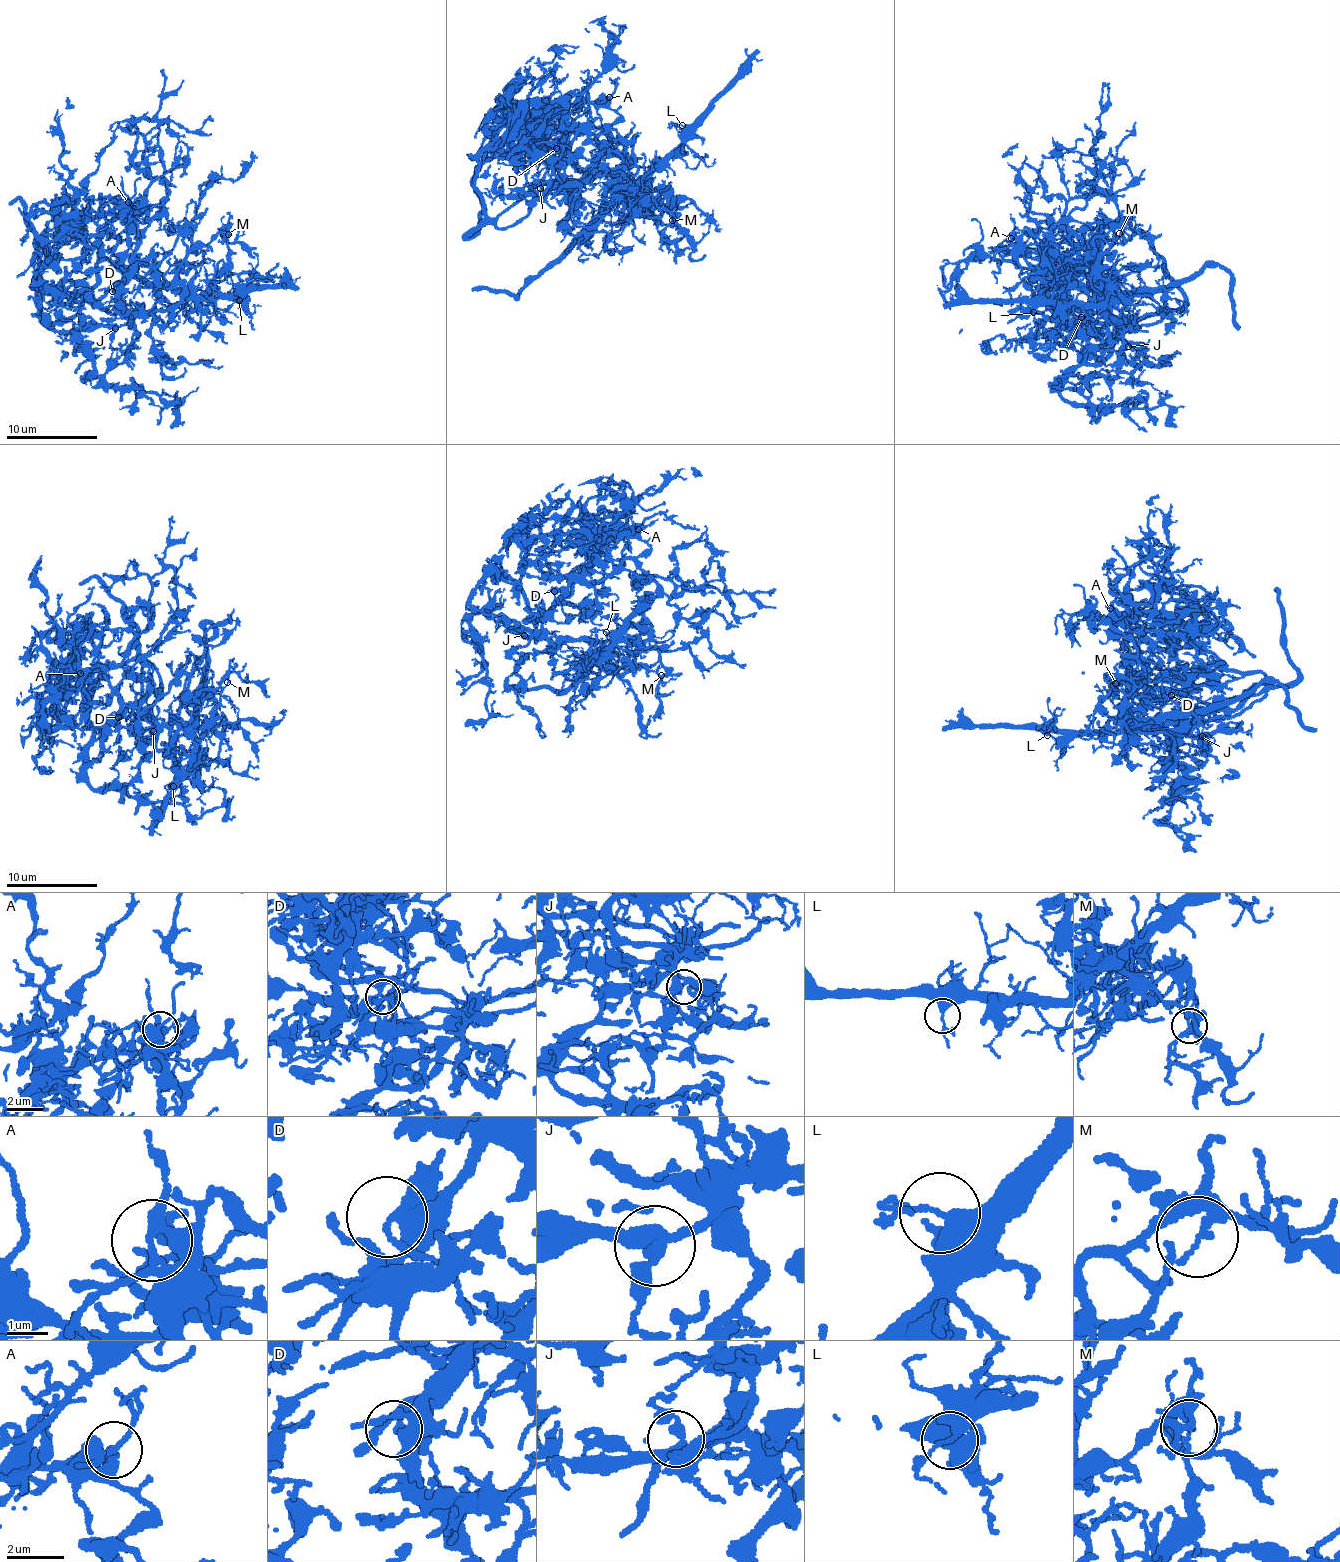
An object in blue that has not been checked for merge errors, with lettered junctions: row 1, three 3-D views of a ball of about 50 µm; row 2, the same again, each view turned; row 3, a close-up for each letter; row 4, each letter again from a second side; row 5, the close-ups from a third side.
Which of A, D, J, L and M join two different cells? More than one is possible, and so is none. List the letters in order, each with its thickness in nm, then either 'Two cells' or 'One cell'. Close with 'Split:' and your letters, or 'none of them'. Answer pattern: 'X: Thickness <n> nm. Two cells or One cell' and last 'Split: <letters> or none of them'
A: Thickness 240 nm. Two cells
D: Thickness 240 nm. One cell
J: Thickness 300 nm. One cell
L: Thickness 200 nm. One cell
M: Thickness 160 nm. Two cells
Split: A, M

